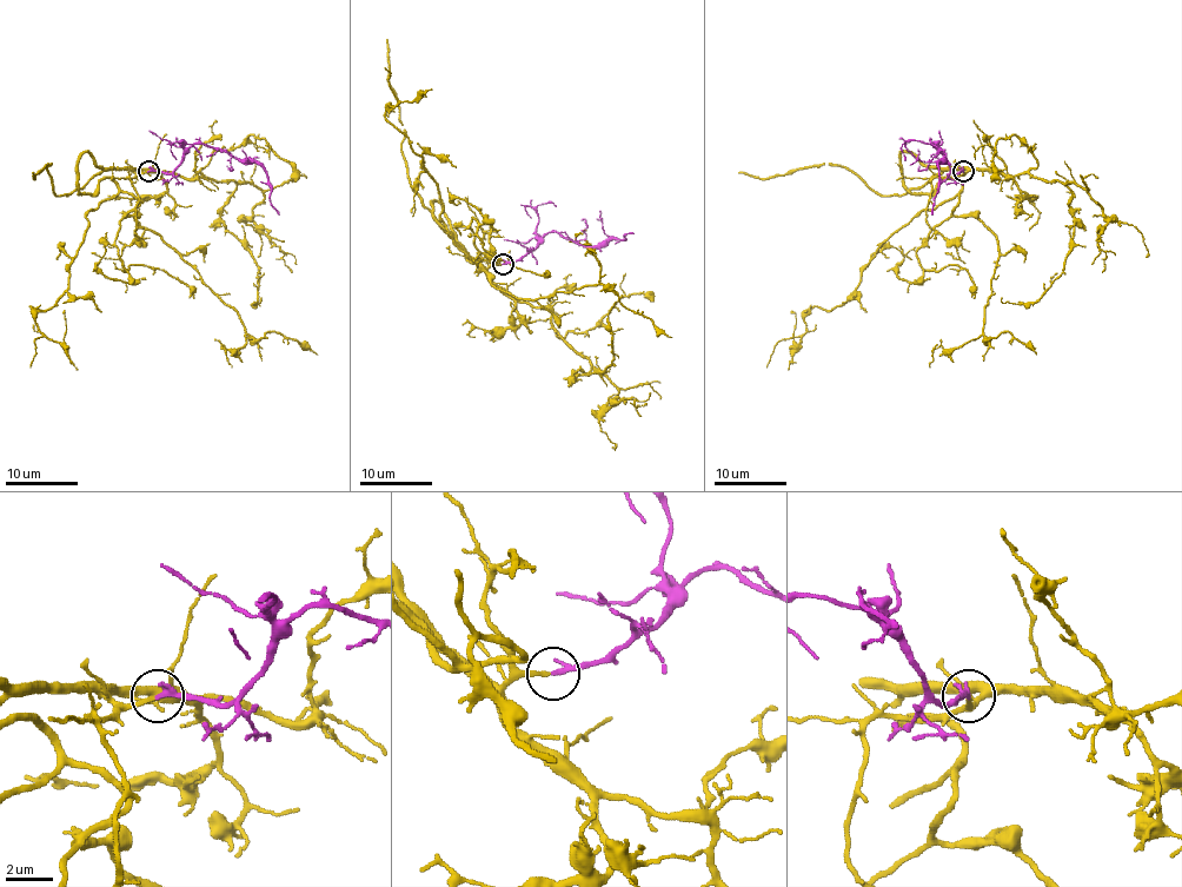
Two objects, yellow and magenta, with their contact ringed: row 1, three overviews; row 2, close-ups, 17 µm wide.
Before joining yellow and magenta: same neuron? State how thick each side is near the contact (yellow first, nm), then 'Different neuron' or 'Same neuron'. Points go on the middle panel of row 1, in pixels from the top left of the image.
Thickness 170 nm (yellow) against 260 nm. Same neuron

